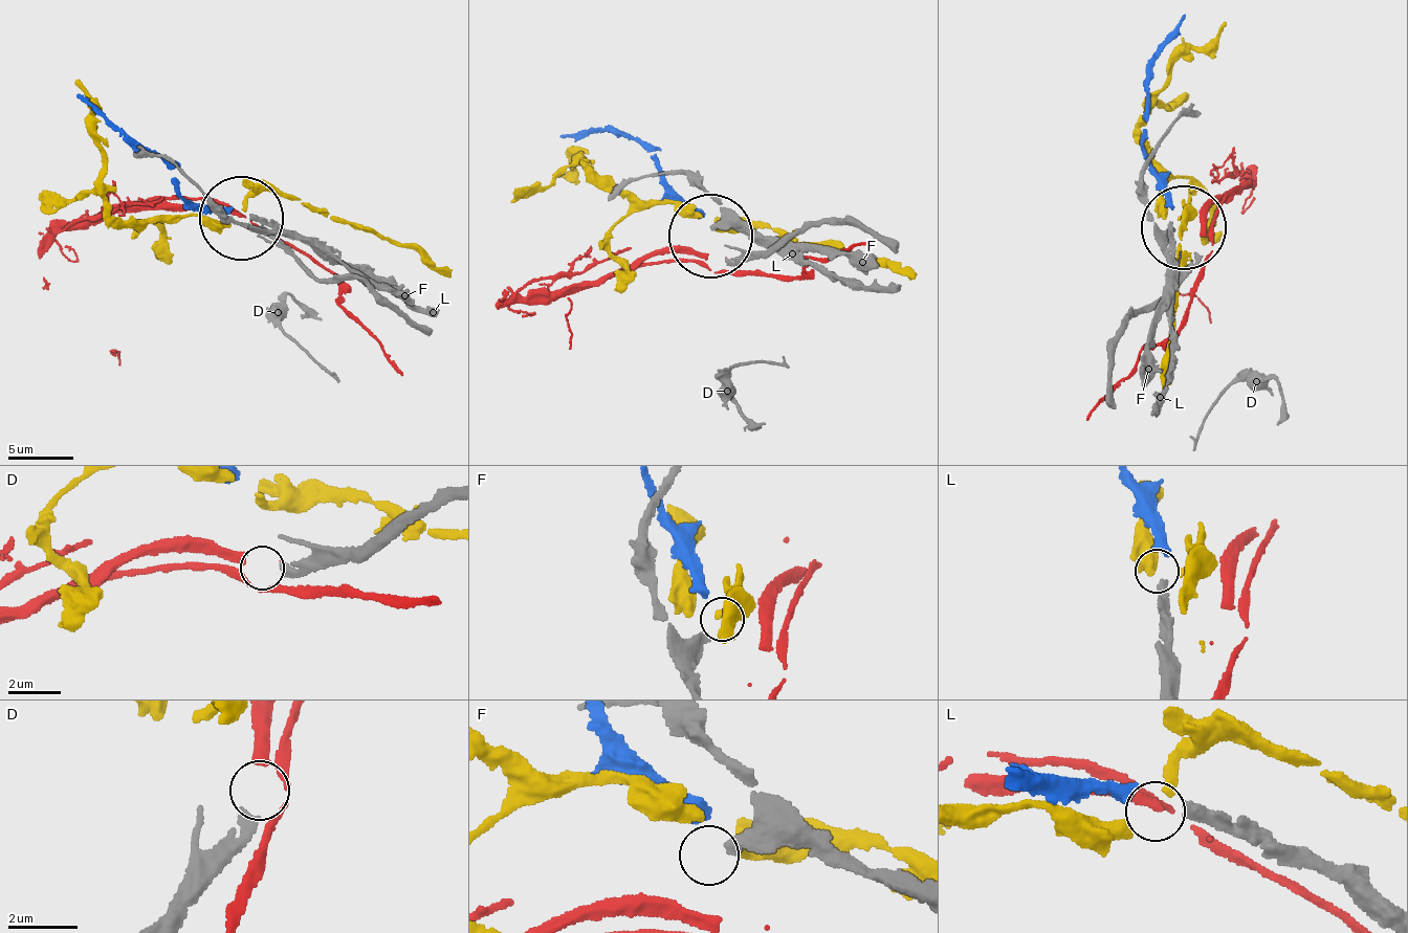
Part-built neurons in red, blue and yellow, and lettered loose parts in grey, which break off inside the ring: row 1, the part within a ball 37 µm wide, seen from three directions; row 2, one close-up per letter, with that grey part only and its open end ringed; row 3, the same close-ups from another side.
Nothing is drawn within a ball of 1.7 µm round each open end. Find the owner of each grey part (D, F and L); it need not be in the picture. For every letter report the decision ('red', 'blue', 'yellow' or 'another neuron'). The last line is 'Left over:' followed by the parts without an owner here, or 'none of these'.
D: red
F: another neuron
L: blue
Left over: F

